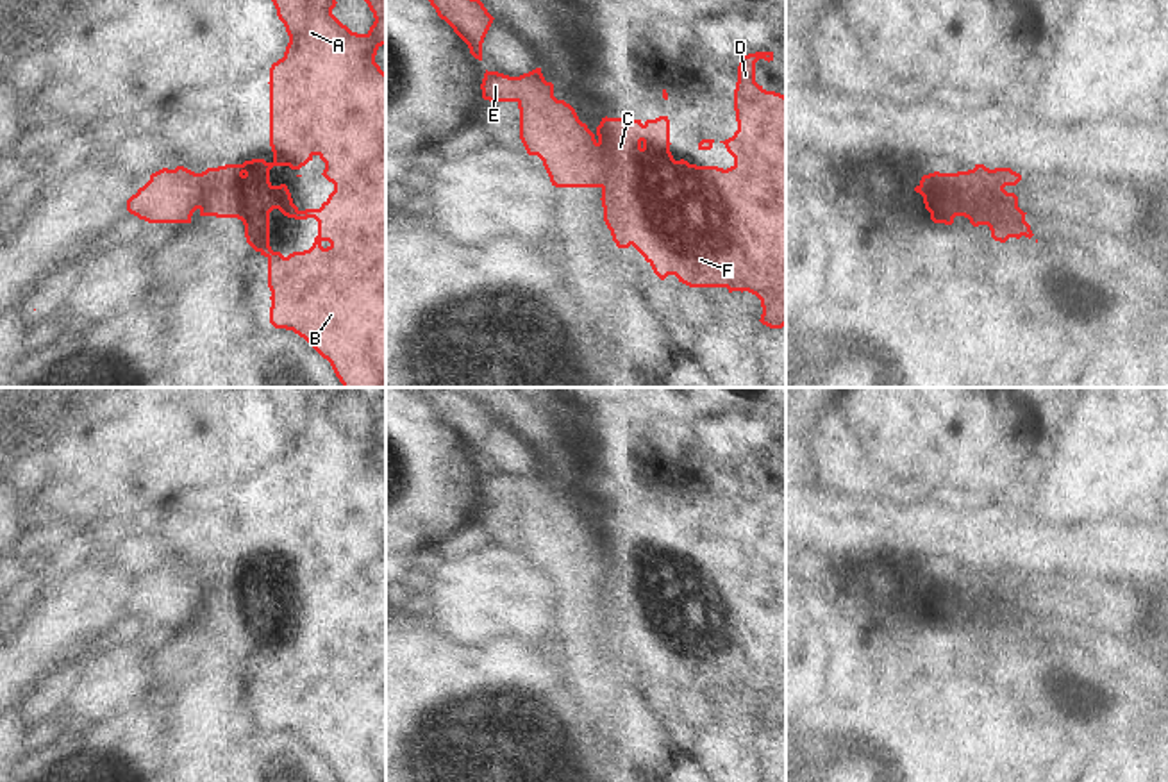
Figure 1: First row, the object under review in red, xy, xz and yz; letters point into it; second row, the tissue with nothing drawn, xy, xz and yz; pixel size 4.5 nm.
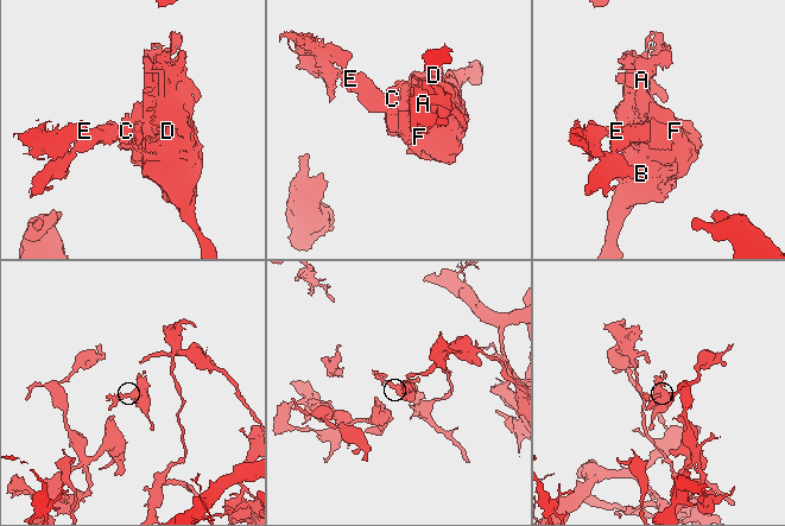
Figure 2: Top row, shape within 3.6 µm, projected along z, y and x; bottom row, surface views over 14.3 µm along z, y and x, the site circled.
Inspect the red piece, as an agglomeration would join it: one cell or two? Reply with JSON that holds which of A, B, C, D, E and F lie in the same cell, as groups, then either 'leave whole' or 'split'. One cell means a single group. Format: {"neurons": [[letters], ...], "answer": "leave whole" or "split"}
{"neurons": [["A", "B", "C", "D", "F"], ["E"]], "answer": "split"}

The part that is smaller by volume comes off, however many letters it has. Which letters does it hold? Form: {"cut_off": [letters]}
{"cut_off": ["E"]}

